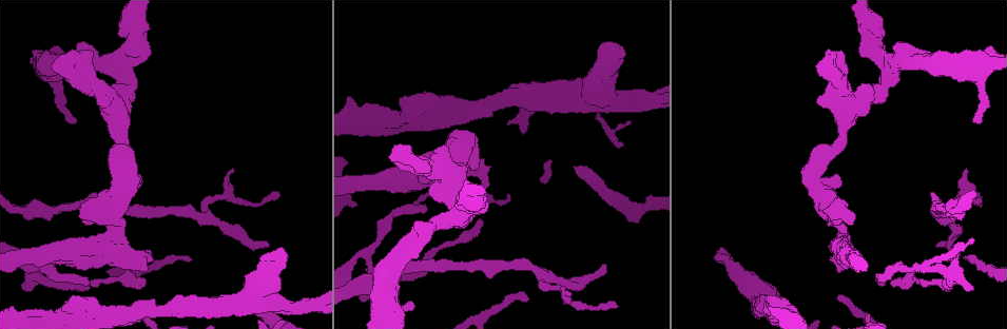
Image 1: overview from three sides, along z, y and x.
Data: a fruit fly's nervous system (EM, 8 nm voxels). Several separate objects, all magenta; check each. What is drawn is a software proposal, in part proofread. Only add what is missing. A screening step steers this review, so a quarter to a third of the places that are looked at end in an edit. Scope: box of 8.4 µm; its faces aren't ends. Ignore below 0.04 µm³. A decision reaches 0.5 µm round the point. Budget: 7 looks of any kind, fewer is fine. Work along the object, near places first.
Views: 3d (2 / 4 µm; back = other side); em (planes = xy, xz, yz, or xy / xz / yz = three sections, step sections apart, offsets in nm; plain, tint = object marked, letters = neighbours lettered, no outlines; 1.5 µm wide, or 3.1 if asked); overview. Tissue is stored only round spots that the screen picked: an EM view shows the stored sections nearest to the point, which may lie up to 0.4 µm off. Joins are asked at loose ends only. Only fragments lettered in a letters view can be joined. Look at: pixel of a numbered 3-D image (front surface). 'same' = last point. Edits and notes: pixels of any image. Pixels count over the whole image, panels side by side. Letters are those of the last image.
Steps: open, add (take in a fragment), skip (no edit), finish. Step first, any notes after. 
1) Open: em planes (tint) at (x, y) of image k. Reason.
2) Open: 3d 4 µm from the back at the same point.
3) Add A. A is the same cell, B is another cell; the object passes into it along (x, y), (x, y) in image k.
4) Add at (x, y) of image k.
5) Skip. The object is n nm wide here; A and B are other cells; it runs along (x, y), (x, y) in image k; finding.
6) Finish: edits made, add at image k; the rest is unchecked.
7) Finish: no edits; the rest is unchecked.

Open: 3d 4 µm at (481, 223) of image 1. Long arm stops here.

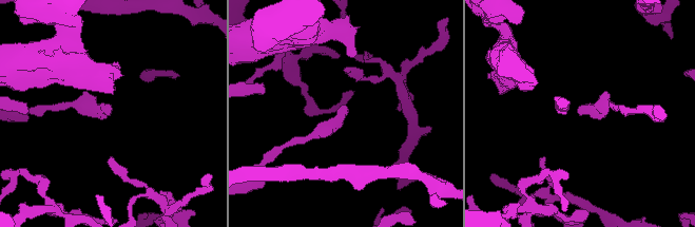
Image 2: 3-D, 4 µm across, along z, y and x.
Open: em planes (letters) at (110, 115) of image 2.

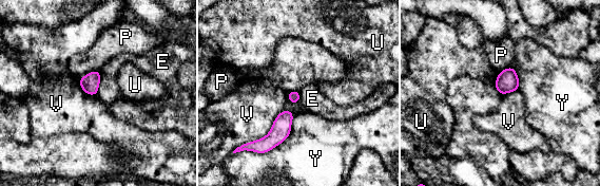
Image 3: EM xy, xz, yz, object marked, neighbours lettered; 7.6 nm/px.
Skip. The object is 90 nm wide here; E, P, U, V and Y are other cells; a border runs along (99, 71), (99, 87), (96, 94) in image 3; no lettered fragment goes on from it.

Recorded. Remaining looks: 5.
Open: 3d 4 µm at (574, 169) of image 1. Branch stops here.

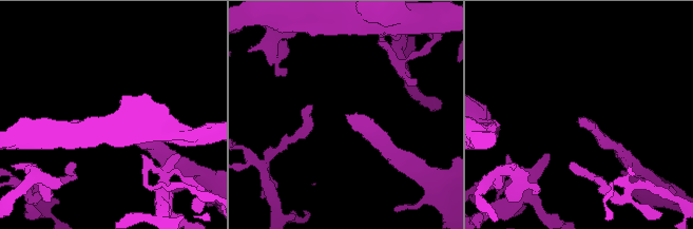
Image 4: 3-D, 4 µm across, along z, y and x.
Open: em planes (letters) at (346, 116) of image 4. Shape alone is not enough.

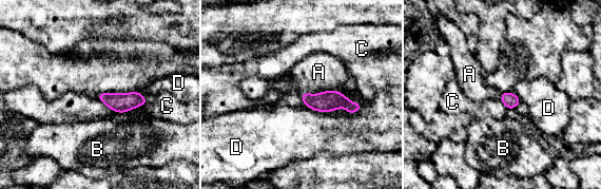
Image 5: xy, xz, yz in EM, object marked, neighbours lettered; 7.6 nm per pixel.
Add at (318, 72) of image 5. The object is 120 nm wide here; A is the same cell, B, C and D are other cells; the object passes into it along (329, 100), (320, 93), (318, 72) in image 5; the neuron continues.

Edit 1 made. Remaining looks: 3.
Open: overview. Redraw.

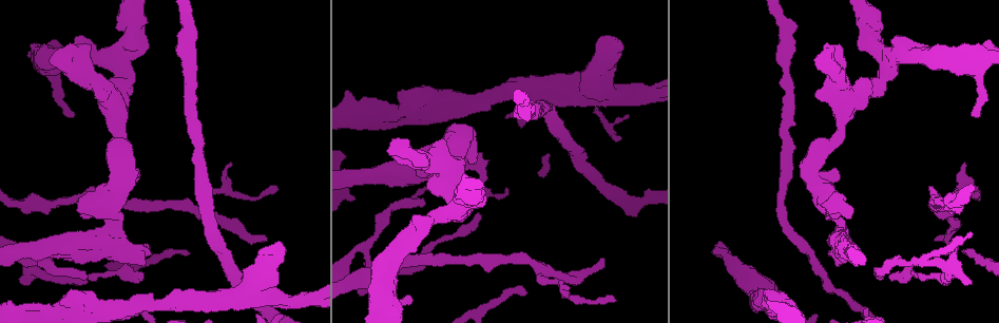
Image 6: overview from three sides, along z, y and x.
Open: 3d 4 µm at (23, 284) of image 6.

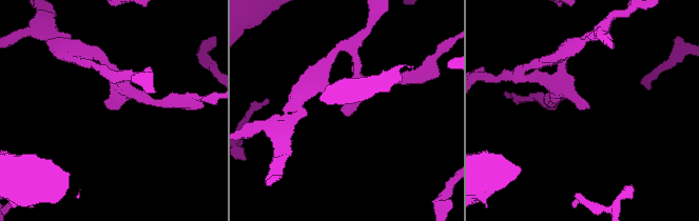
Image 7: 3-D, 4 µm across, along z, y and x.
Open: em planes (letters) at (107, 106) of image 7.

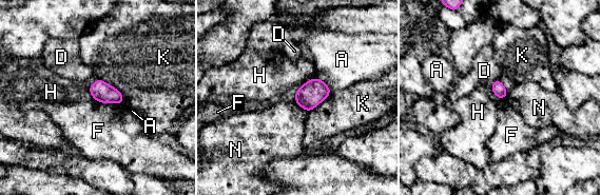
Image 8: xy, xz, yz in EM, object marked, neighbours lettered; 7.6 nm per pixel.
Skip. A, D, F, H, K and N are other cells; a border runs along (93, 98), (102, 102), (122, 103) in image 8; no lettered fragment goes on from it.

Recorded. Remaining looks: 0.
Finish: edits made, add at image 5; the rest is unchecked.

